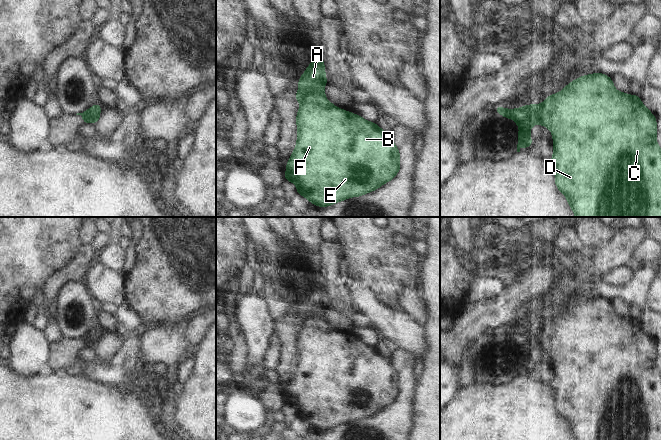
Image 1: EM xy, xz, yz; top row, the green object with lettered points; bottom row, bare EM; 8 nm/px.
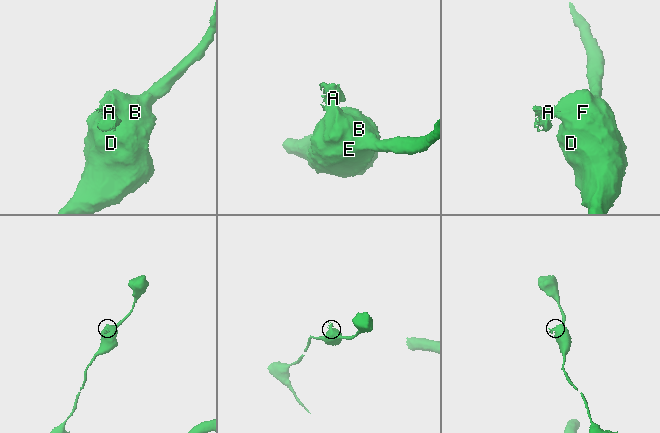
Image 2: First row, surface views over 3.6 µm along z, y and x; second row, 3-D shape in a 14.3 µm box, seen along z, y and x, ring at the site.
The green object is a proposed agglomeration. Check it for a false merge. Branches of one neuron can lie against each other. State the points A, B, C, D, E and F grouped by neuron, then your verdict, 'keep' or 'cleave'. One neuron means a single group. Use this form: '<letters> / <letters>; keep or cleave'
A / B C D E F; cleave

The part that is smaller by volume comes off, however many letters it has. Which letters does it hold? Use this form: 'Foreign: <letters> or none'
Foreign: A

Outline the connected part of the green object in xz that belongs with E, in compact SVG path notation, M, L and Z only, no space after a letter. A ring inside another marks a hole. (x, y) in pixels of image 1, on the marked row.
M319 92L306 94L298 109L296 124L297 144L286 163L284 179L295 183L296 193L307 198L311 204L324 208L349 197L359 197L391 181L400 171L400 152L389 133L385 133L378 125L363 119L358 114L335 107ZM321 133L334 135L337 138L321 139Z

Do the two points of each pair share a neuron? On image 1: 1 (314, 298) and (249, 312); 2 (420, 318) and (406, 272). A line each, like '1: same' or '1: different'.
1: different
2: different

